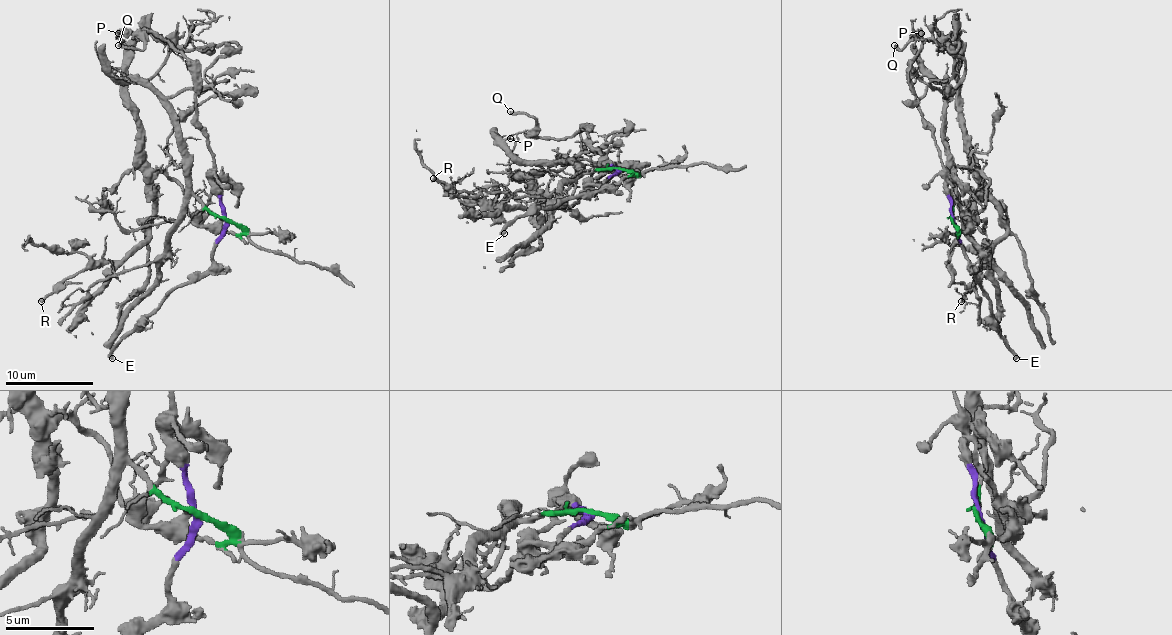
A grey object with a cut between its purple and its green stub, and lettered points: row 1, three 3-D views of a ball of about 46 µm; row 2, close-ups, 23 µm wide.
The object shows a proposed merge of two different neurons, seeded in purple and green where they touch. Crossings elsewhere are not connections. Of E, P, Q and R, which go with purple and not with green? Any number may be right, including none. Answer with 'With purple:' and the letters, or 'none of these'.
With purple: E, Q

